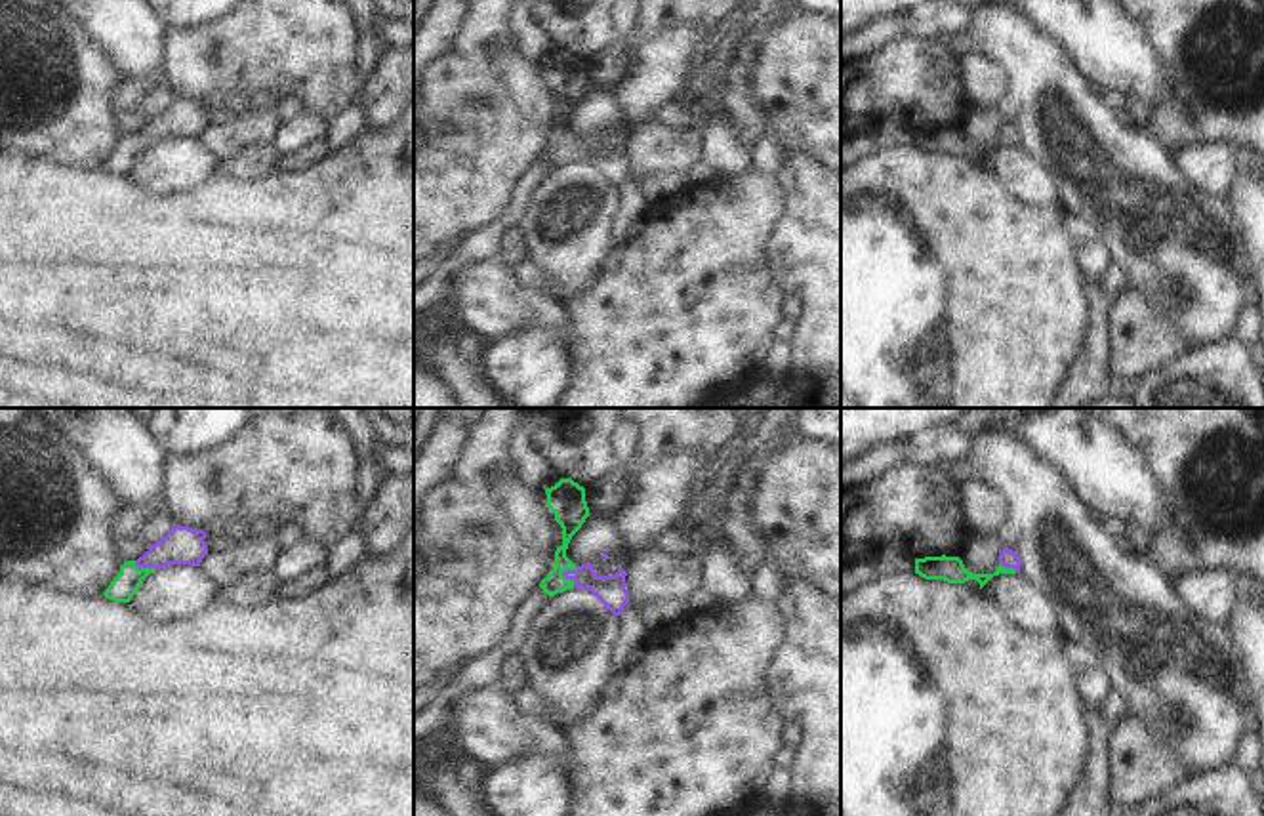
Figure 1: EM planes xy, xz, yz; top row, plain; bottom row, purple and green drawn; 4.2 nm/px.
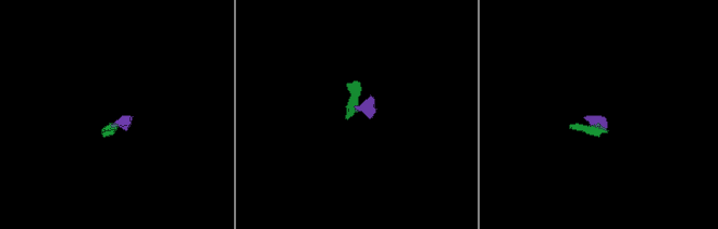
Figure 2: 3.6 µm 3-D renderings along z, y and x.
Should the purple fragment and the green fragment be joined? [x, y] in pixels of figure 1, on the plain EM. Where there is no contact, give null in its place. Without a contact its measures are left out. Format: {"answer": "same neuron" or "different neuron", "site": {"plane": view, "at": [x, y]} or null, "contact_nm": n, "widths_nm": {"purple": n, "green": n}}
{"answer": "same neuron", "site": {"plane": "xz", "at": [563, 145]}, "contact_nm": 90, "widths_nm": {"purple": 130, "green": 120}}

